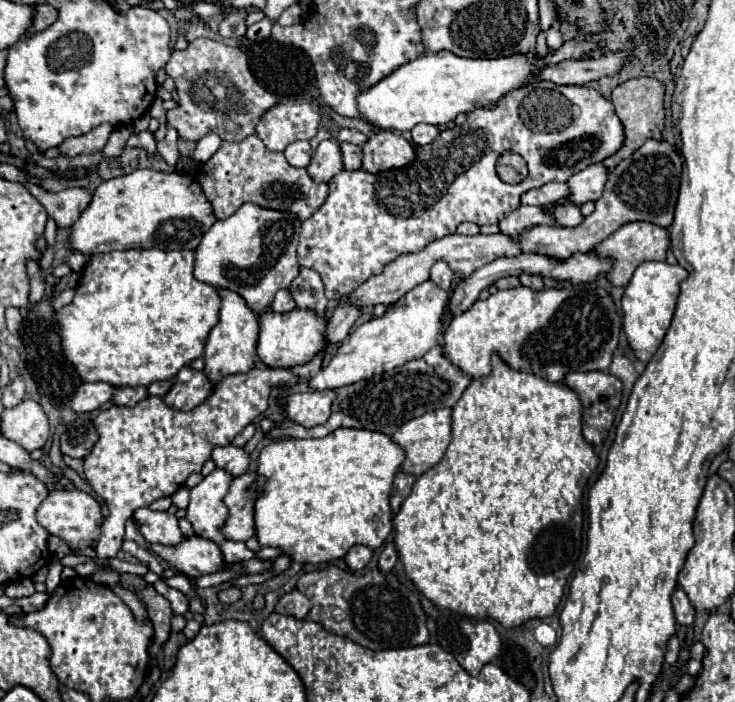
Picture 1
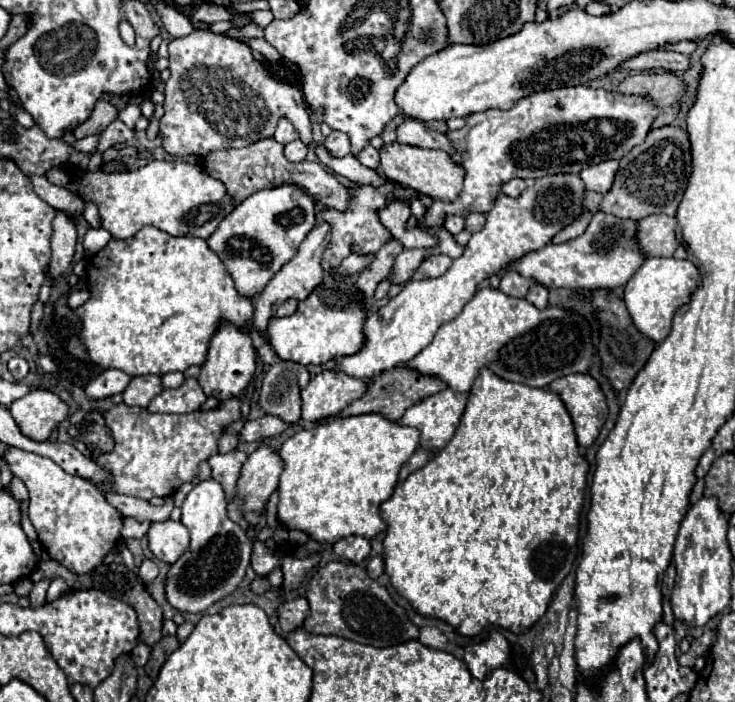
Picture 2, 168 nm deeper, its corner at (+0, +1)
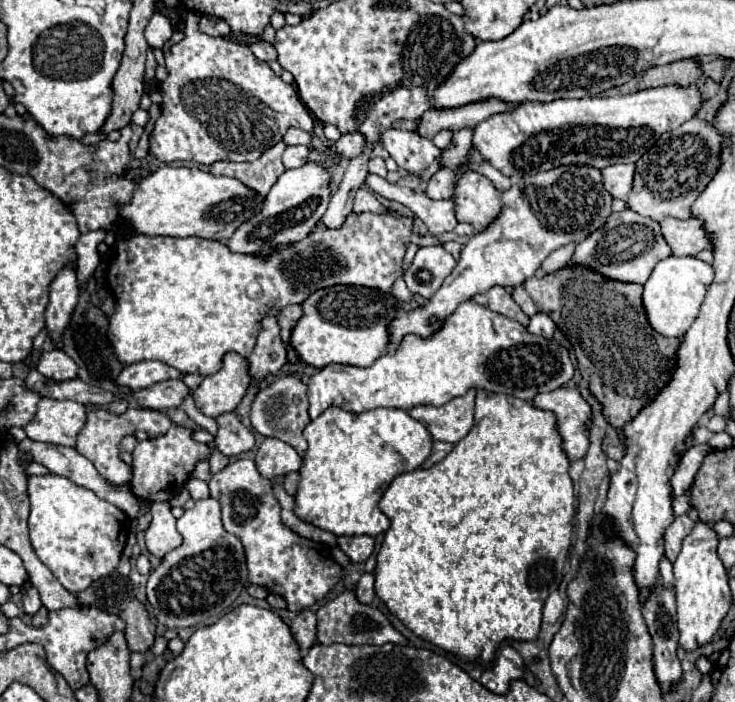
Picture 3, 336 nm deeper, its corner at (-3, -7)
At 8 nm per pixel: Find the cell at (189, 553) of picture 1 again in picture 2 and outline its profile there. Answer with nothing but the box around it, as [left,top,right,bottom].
[148,522,190,564]

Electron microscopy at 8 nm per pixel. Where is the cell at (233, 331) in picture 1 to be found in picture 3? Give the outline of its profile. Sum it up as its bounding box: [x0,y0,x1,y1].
[193,352,251,418]

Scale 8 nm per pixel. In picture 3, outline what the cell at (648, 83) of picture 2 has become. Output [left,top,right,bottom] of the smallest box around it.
[639,58,719,98]

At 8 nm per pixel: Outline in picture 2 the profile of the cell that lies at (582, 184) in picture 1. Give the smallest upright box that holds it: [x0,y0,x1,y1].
[580,160,618,194]

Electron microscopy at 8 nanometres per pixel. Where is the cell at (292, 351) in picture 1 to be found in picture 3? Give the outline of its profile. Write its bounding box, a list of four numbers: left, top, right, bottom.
[291,286,399,368]

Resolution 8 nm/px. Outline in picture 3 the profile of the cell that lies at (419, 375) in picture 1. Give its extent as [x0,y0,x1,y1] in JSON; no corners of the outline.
[209,412,255,456]

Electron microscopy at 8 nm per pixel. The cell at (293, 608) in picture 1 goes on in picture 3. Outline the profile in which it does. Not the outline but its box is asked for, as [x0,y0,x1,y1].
[291,610,317,654]

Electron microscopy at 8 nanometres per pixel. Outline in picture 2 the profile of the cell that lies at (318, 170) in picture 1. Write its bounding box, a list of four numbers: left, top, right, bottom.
[322,132,350,158]

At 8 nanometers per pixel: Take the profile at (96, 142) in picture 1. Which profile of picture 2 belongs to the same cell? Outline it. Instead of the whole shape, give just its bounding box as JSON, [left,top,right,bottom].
[74,98,118,140]

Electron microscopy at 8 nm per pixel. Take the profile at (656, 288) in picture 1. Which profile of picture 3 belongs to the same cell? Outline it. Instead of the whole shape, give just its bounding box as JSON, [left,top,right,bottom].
[643,256,713,336]

